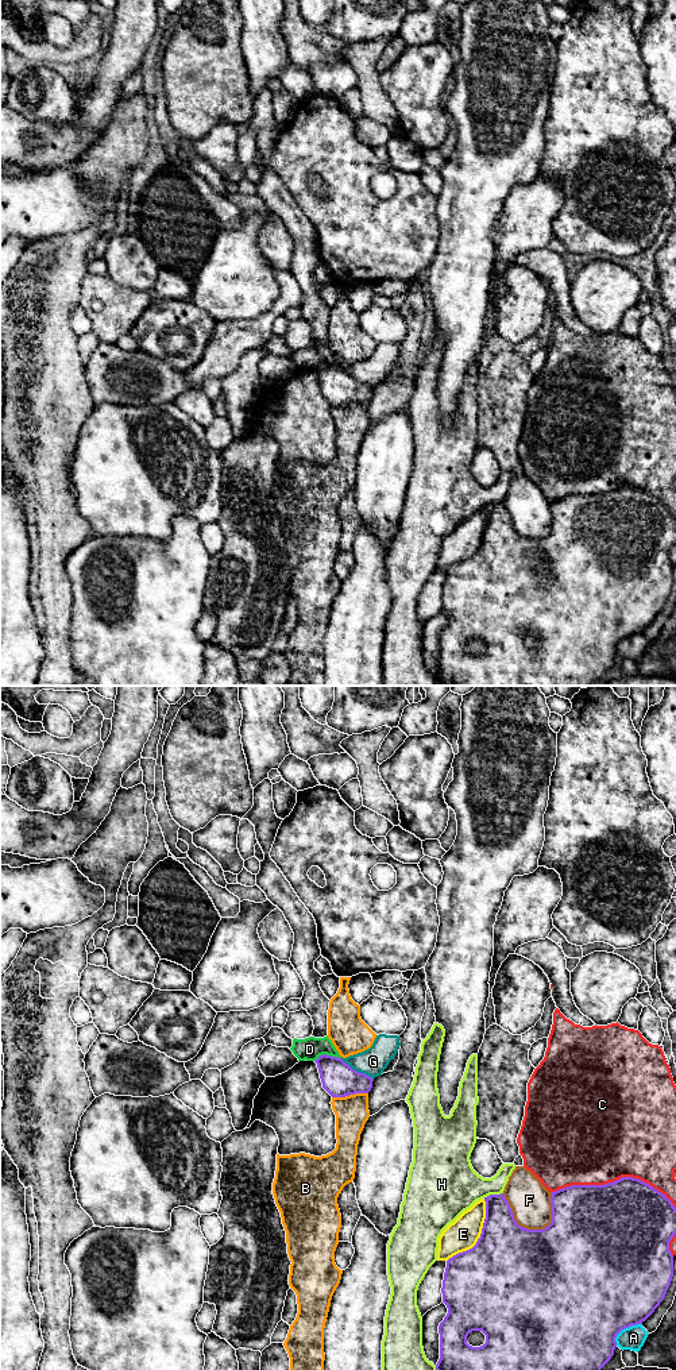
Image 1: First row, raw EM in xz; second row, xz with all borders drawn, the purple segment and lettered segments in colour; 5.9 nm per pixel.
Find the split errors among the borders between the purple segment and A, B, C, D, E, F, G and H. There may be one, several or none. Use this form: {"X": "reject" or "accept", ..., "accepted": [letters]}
{"A": "reject", "B": "reject", "C": "reject", "D": "reject", "E": "reject", "F": "reject", "G": "reject", "H": "reject", "accepted": []}

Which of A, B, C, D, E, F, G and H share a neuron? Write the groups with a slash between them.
A / B / C / D G / E / F / H

